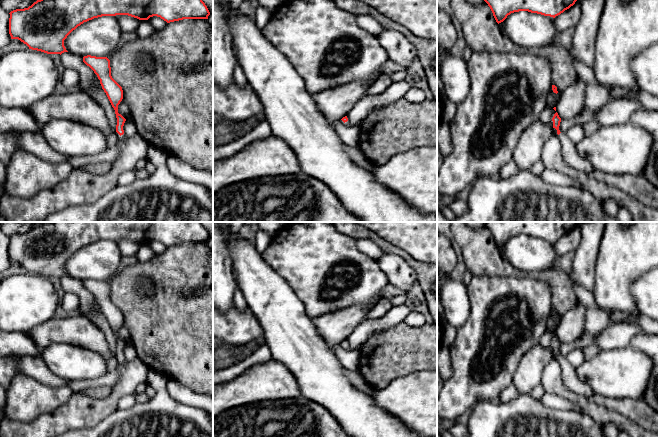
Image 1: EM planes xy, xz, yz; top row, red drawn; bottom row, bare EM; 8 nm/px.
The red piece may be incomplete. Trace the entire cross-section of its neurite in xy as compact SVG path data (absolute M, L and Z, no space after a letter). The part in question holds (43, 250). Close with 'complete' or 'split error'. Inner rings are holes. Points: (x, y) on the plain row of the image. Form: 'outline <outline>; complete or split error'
outline M41 222L31 230L11 235L9 258L29 273L47 278L68 276L64 264L78 250L102 240L128 239L139 244L157 240L167 247L183 243L208 243L210 236L201 222Z; complete

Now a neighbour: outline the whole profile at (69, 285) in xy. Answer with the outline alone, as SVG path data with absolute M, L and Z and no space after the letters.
M70 276L61 278L61 286L65 293L73 293L79 298L80 314L88 316L94 309L95 297L83 286L83 281Z

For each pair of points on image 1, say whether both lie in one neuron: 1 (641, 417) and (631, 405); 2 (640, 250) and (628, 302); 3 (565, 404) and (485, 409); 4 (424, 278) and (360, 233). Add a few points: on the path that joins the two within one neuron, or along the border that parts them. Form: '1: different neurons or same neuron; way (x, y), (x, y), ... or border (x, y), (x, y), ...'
1: same neuron; way (640, 414), (634, 408)
2: same neuron; way (627, 263), (624, 266), (624, 289)
3: different neurons; border (539, 400), (548, 407), (567, 410)
4: same neuron; way (411, 261), (404, 254), (386, 247), (377, 240)

